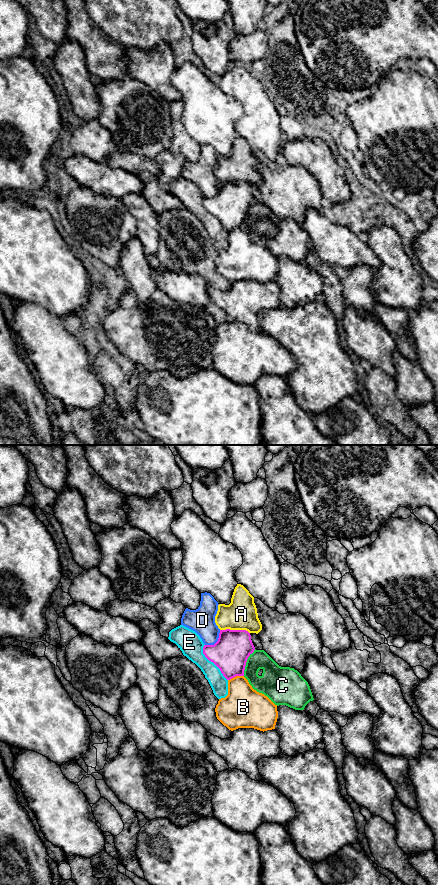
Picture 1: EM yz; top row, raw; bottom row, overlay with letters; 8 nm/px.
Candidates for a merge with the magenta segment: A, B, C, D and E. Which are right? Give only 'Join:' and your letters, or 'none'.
Join: none

